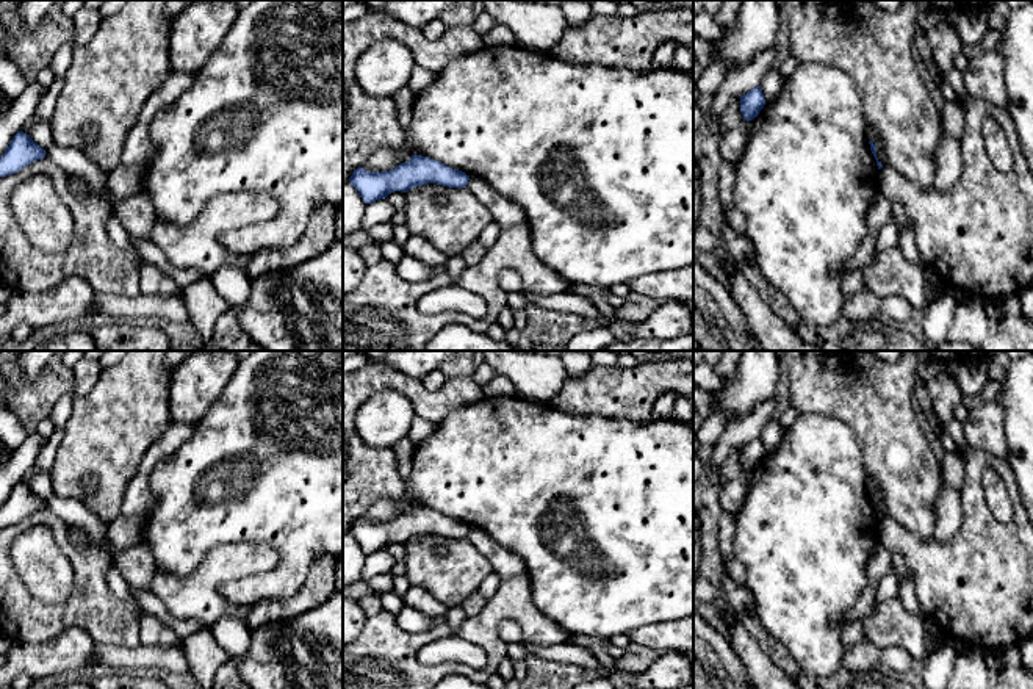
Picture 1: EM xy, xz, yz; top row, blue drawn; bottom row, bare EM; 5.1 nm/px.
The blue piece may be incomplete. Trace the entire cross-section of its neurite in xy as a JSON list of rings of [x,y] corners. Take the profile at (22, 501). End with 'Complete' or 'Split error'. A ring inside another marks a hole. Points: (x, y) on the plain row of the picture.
[[[20,481],[0,507],[0,528],[16,525],[41,509],[45,509],[45,501]]]. Complete

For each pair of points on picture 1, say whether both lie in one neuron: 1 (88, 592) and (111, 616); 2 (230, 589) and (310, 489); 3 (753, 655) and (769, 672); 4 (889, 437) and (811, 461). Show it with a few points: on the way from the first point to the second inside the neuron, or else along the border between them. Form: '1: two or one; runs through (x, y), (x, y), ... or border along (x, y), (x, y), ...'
1: one; runs through (94, 598), (105, 609)
2: one; runs through (263, 587), (295, 559), (298, 522)
3: one; runs through (756, 660), (764, 667)
4: two; border along (836, 417), (855, 434), (867, 476)

